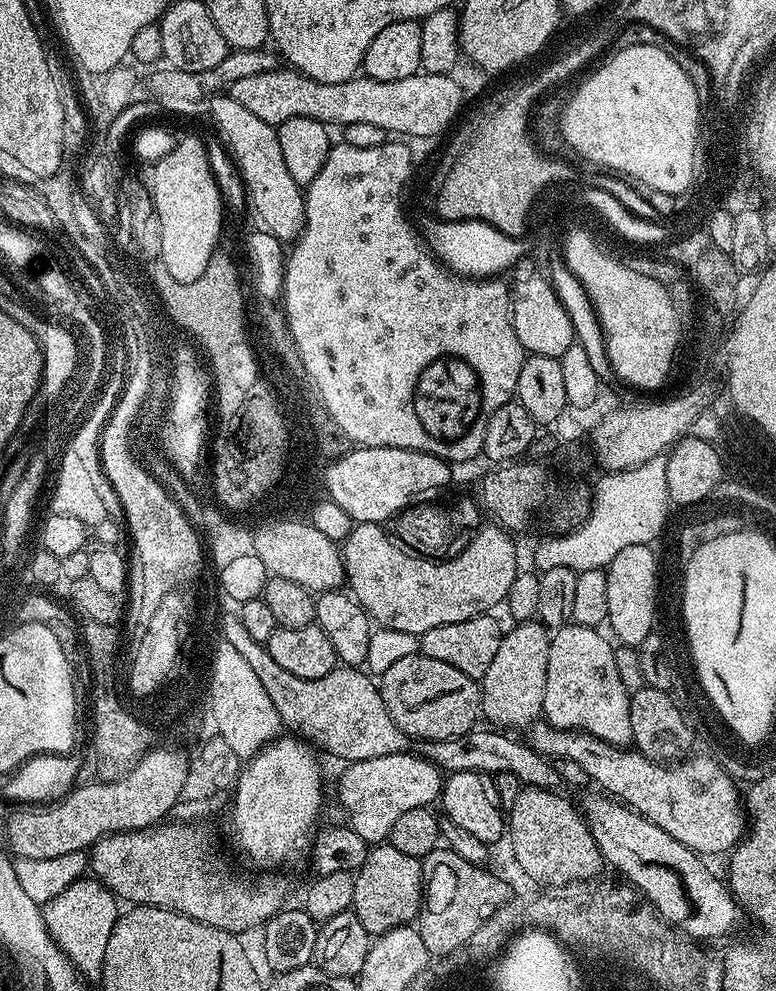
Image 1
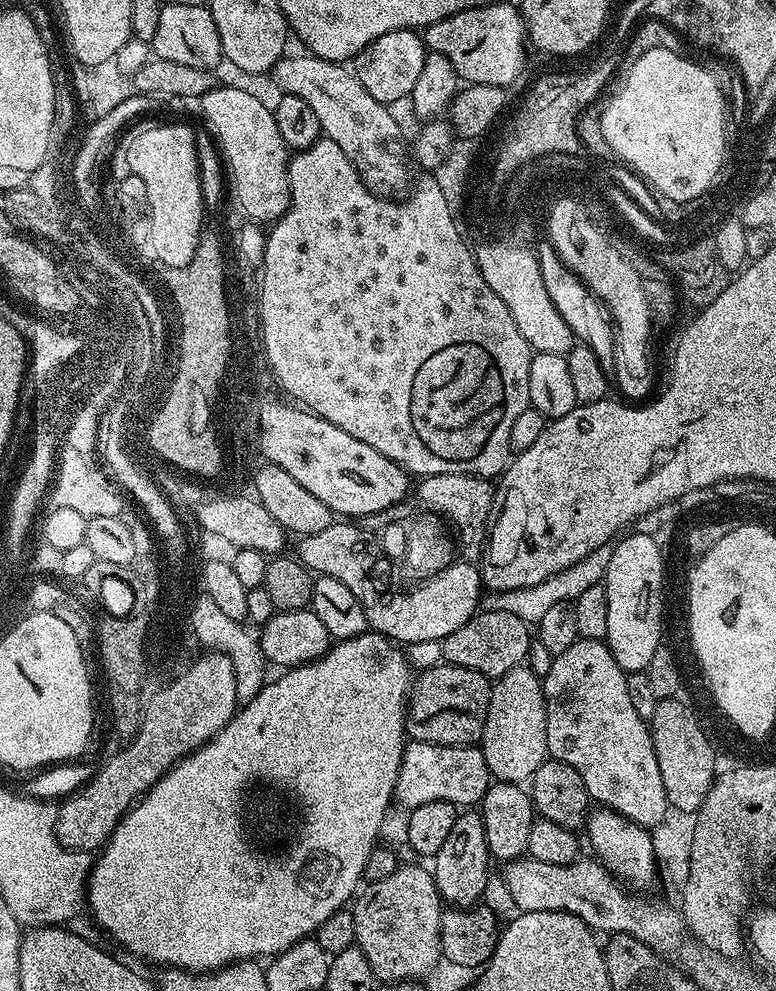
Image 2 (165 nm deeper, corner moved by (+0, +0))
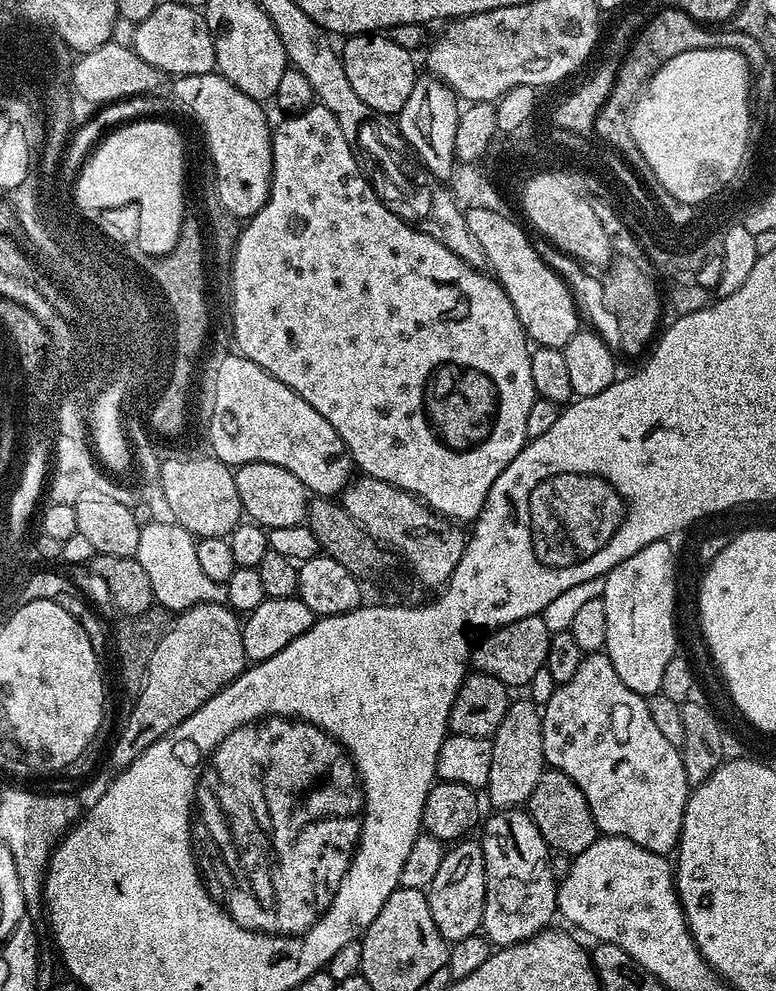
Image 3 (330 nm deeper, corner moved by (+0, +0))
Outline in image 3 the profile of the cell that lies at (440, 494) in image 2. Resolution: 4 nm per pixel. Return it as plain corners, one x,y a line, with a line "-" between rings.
357,475
344,485
338,501
377,543
403,561
407,571
416,575
417,585
420,583
424,588
443,589
454,574
458,562
462,562
466,543
465,529
463,532
460,529
463,527
433,512
423,500
410,495
406,490
390,486
390,482
382,482
373,476

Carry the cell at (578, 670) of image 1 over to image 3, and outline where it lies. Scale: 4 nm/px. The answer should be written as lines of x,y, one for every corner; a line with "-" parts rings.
590,652
565,684
557,684
550,700
542,706
544,733
542,750
549,769
566,774
586,794
590,814
594,814
597,829
605,836
630,838
638,846
651,852
668,854
680,843
684,811
688,805
690,785
686,766
675,748
658,730
650,718
648,701
639,696
622,678
604,652

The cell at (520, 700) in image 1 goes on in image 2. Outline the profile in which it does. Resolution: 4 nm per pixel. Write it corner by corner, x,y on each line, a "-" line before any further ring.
521,666
510,670
492,684
478,747
486,758
489,773
497,781
510,784
519,785
531,781
538,766
549,759
544,686
541,677
534,675
529,667

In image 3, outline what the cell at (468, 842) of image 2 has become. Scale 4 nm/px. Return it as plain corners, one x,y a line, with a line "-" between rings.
472,838
453,843
445,851
434,882
426,889
430,914
434,914
434,922
445,940
455,942
481,931
486,890
482,844

